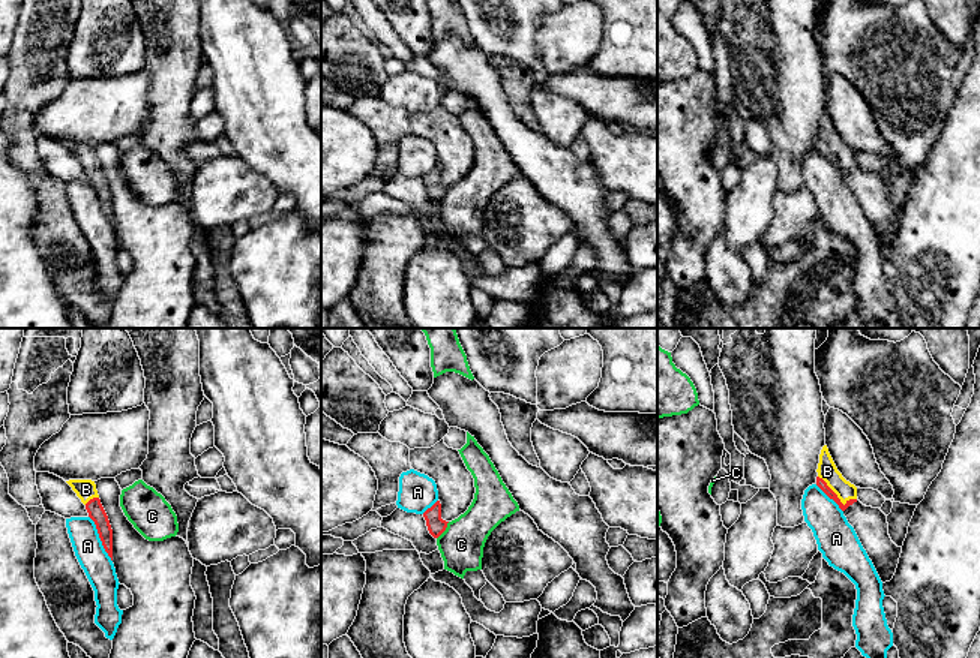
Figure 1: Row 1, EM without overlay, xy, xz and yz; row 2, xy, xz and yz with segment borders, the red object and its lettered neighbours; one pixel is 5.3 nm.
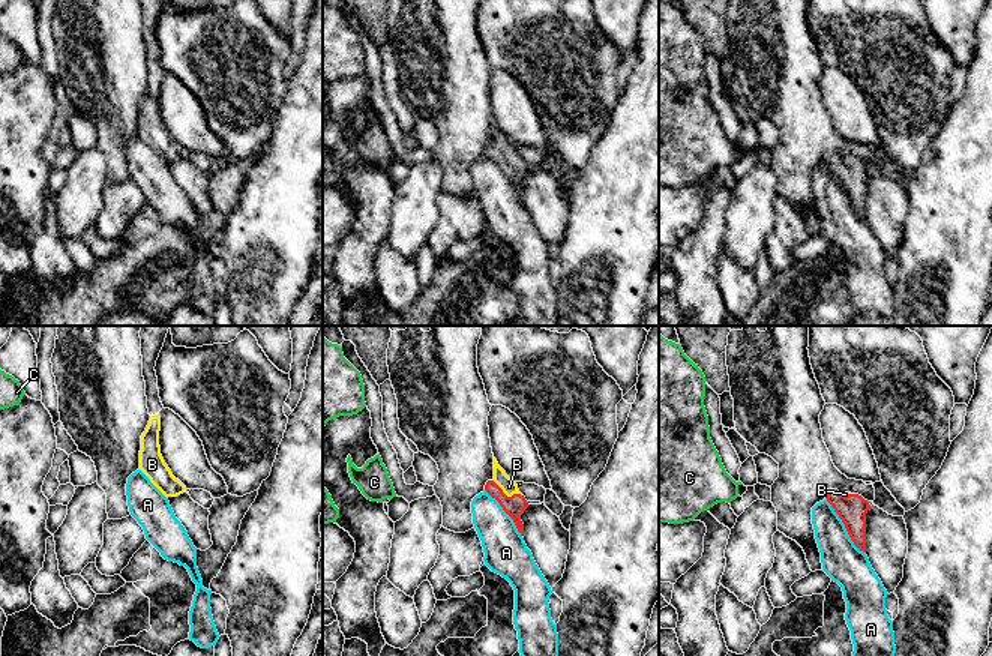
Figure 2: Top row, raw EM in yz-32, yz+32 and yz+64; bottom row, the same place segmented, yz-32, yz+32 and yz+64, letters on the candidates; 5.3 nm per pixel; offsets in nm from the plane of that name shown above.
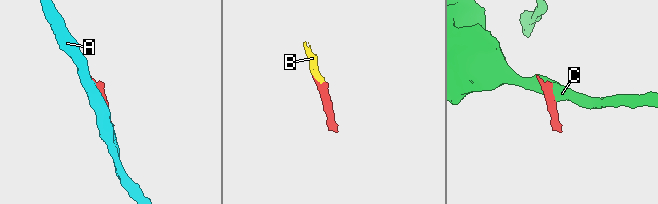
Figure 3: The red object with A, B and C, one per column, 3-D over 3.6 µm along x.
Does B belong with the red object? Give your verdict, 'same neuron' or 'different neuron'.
same neuron

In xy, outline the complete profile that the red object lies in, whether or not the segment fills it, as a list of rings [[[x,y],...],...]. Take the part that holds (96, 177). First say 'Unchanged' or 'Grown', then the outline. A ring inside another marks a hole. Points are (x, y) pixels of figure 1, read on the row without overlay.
Grown. [[[69,144],[66,145],[81,166],[86,169],[89,181],[95,186],[99,202],[108,220],[113,225],[113,193],[108,180],[101,168],[96,148],[92,144]]]

